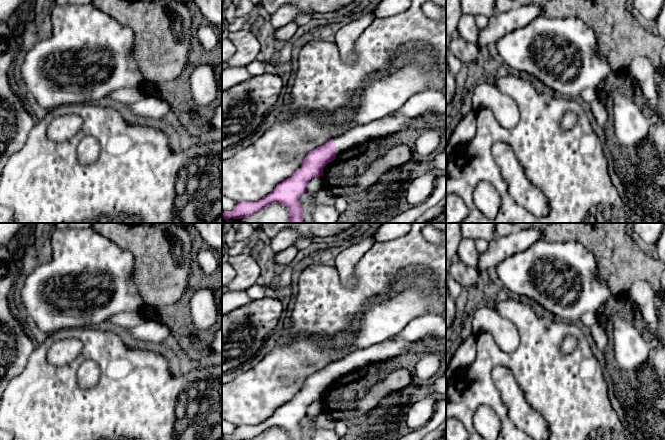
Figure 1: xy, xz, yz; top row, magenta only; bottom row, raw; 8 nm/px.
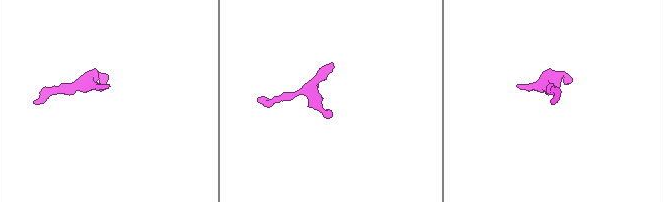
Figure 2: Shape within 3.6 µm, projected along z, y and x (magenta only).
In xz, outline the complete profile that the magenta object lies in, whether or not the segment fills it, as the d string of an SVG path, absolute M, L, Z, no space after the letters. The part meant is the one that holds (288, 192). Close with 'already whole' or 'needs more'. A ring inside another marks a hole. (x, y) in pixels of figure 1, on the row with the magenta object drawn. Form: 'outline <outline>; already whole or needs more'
outline M396 112L367 125L353 127L311 151L301 168L277 184L267 196L255 202L236 202L232 211L222 211L222 217L228 222L230 218L248 217L270 204L280 203L289 209L291 223L304 223L300 197L307 192L306 186L311 179L323 176L322 170L328 163L363 147L373 138L386 137L417 125L421 125L420 120L407 118Z; needs more

